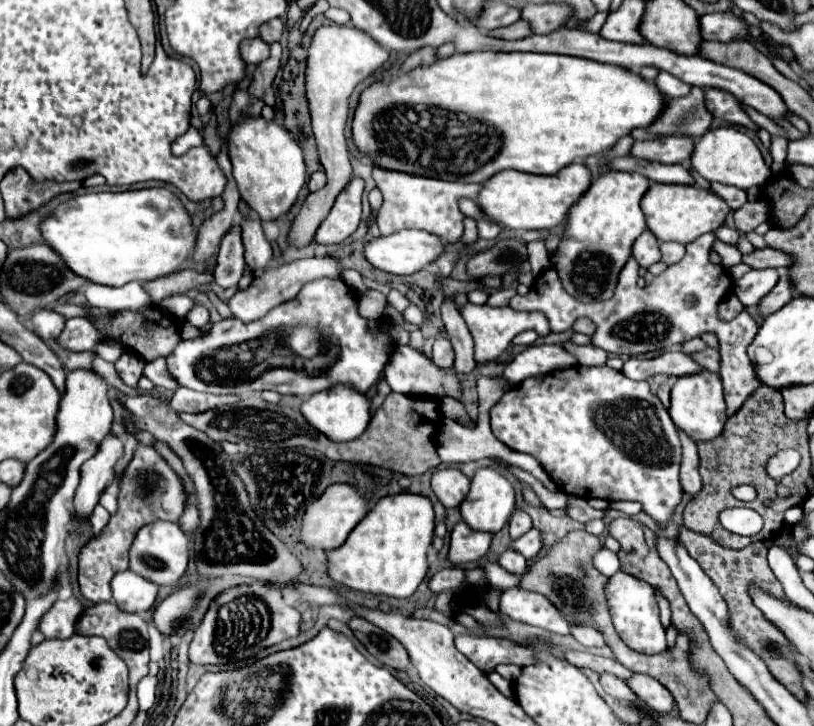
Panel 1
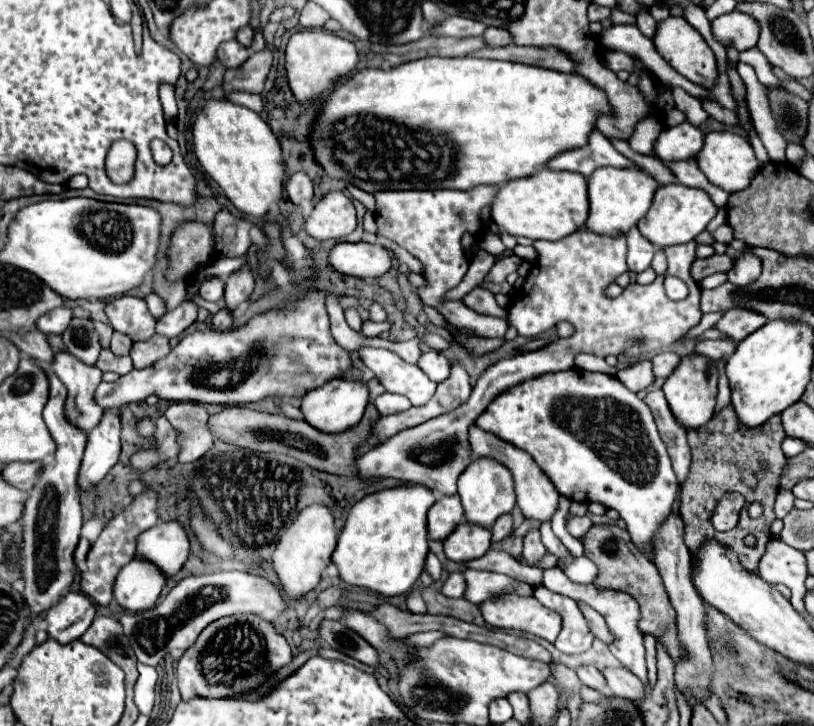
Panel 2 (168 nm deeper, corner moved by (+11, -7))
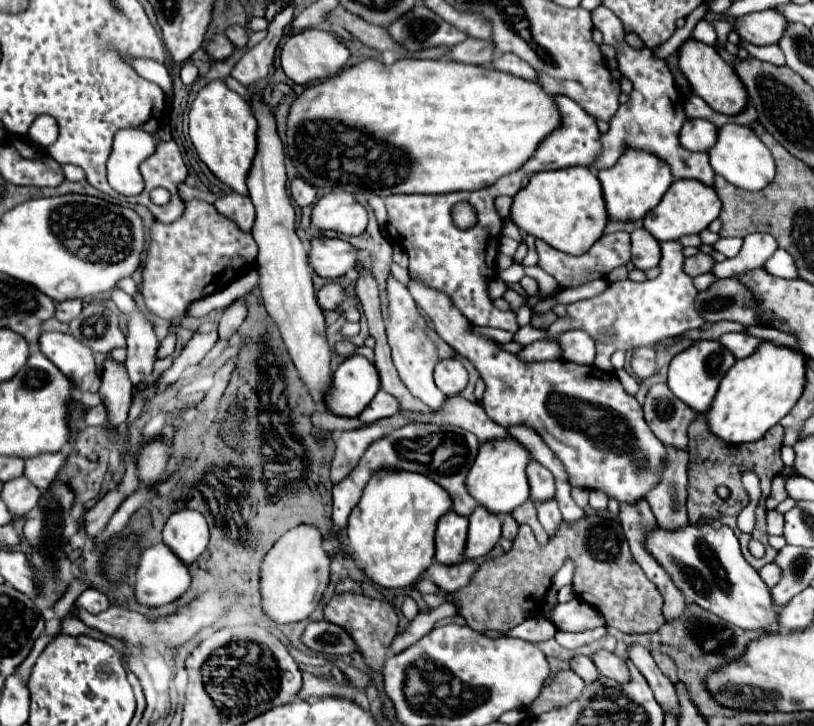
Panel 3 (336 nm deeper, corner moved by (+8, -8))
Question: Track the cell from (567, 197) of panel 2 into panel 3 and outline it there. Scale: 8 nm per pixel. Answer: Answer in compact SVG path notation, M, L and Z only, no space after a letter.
M567 167L563 171L541 171L531 175L529 183L513 197L511 221L521 231L543 239L563 253L583 255L595 239L599 239L609 217L597 175L593 175L587 167Z

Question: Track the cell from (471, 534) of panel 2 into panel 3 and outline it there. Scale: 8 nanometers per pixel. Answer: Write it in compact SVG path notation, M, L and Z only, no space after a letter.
M477 507L469 517L469 535L465 547L465 559L485 557L501 537L501 517Z

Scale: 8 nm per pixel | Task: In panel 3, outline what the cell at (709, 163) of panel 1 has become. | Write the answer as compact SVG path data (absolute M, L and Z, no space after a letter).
M735 123L723 125L717 133L715 145L709 151L709 157L711 157L711 167L717 175L721 175L731 185L745 191L761 191L775 177L775 163L769 149L763 143L759 143L759 137L749 127L743 125Z

